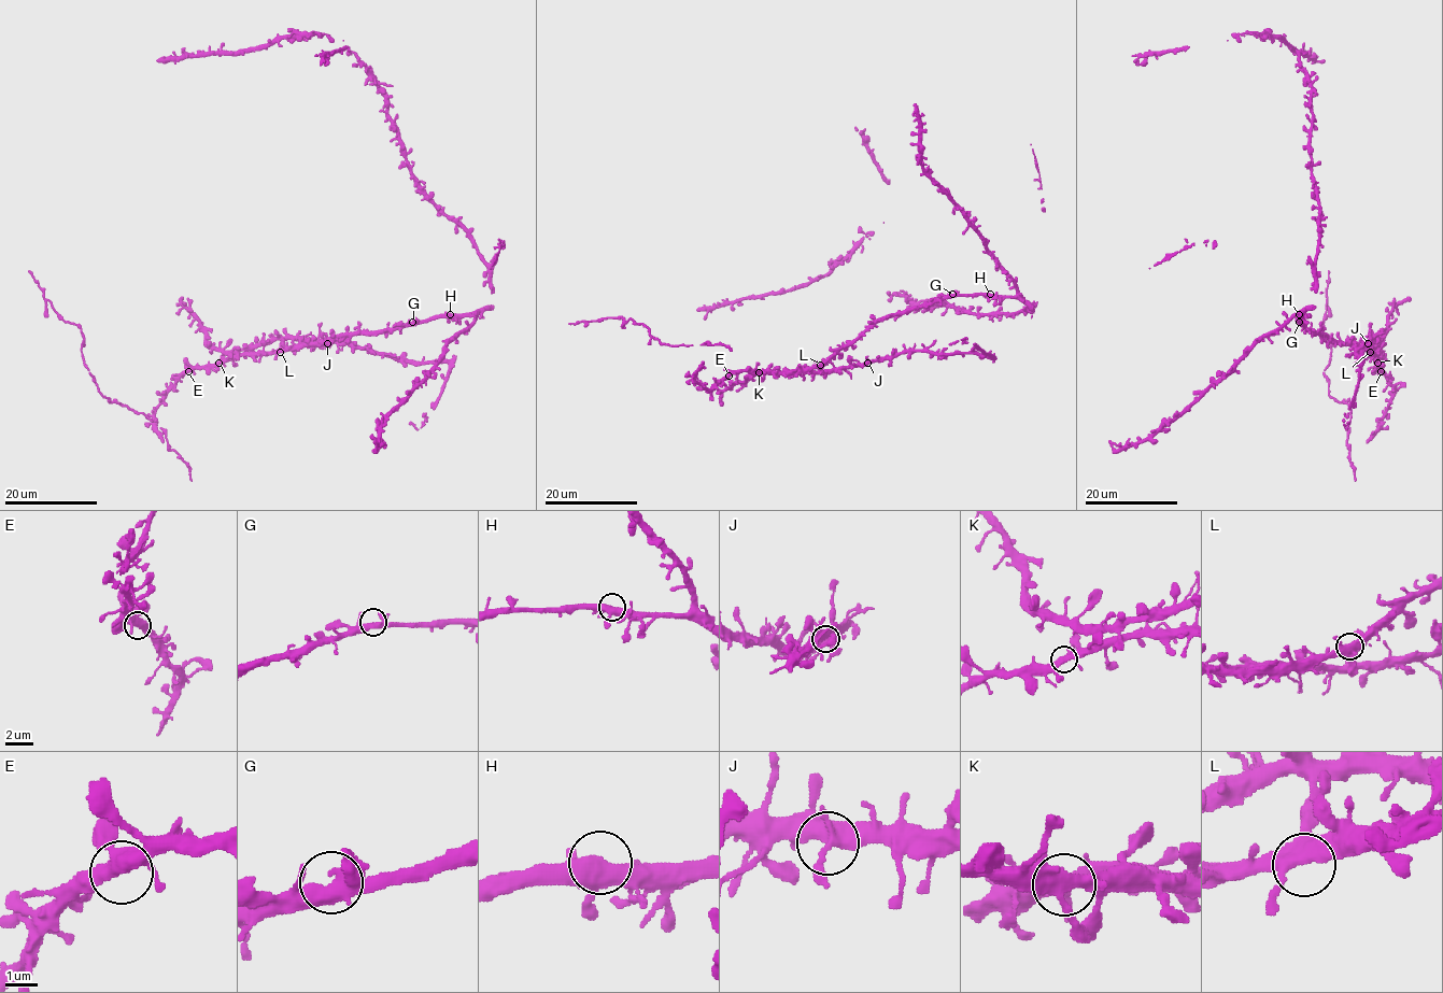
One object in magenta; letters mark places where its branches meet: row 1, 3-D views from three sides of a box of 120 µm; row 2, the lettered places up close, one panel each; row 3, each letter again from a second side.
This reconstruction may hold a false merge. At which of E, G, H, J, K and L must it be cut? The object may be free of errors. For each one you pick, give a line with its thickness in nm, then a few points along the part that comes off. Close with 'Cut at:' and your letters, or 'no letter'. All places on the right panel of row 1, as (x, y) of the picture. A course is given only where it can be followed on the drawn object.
Cut at: no letter

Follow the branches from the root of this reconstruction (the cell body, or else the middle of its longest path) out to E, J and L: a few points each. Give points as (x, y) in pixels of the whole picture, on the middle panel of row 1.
E: (955, 296), (878, 318), (854, 339), (814, 367), (786, 372), (733, 371), (729, 374)
J: (955, 296), (878, 318), (824, 360), (788, 372), (840, 370), (867, 363)
L: (955, 296), (878, 318), (820, 365)

